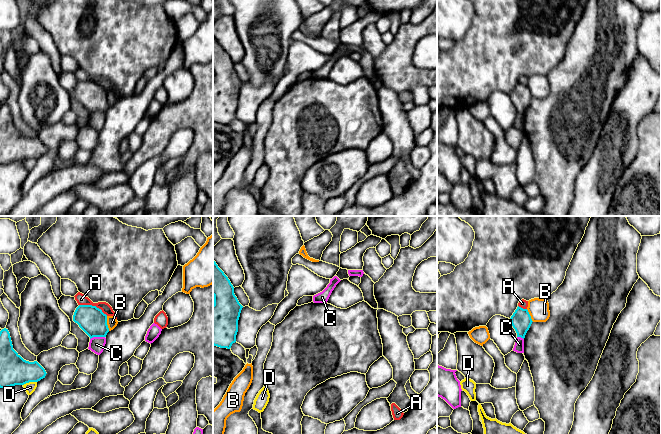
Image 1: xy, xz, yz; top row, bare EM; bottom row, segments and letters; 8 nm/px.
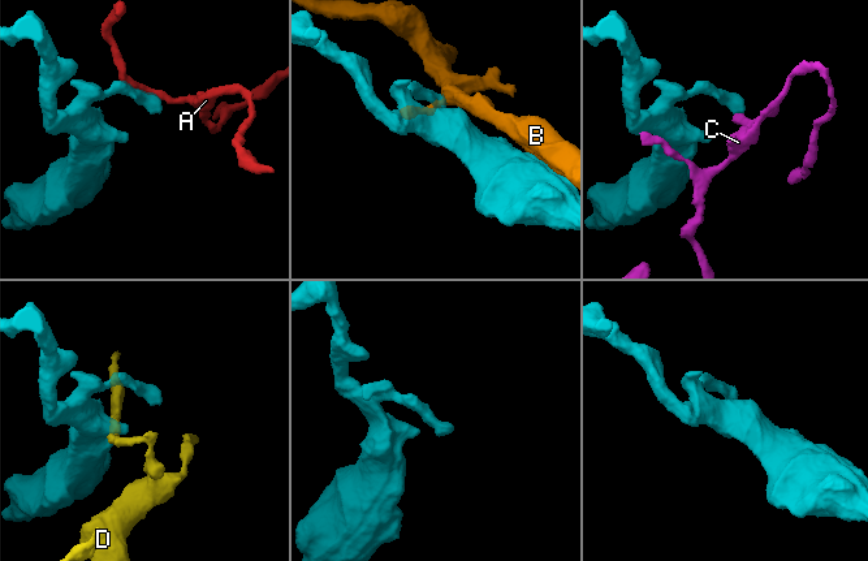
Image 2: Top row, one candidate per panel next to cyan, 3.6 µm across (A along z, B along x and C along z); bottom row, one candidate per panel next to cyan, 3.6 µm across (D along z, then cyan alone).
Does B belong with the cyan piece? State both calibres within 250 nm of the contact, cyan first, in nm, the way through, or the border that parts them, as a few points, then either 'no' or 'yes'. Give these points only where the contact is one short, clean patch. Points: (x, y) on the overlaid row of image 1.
calibres 220 and 90 nm; no

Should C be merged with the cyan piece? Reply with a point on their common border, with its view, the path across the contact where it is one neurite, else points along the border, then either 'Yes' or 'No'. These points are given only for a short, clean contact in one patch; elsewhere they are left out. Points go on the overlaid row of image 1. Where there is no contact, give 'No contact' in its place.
Touches cyan at xy (97, 336). Path across: xy (91, 320), (97, 329), (97, 336), (96, 344). Yes

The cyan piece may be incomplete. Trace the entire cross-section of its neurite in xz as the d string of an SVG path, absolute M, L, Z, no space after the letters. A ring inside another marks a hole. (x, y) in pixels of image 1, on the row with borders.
M213 260L213 345L230 349L236 342L238 332L238 320L243 306L234 294L234 287L228 277Z

